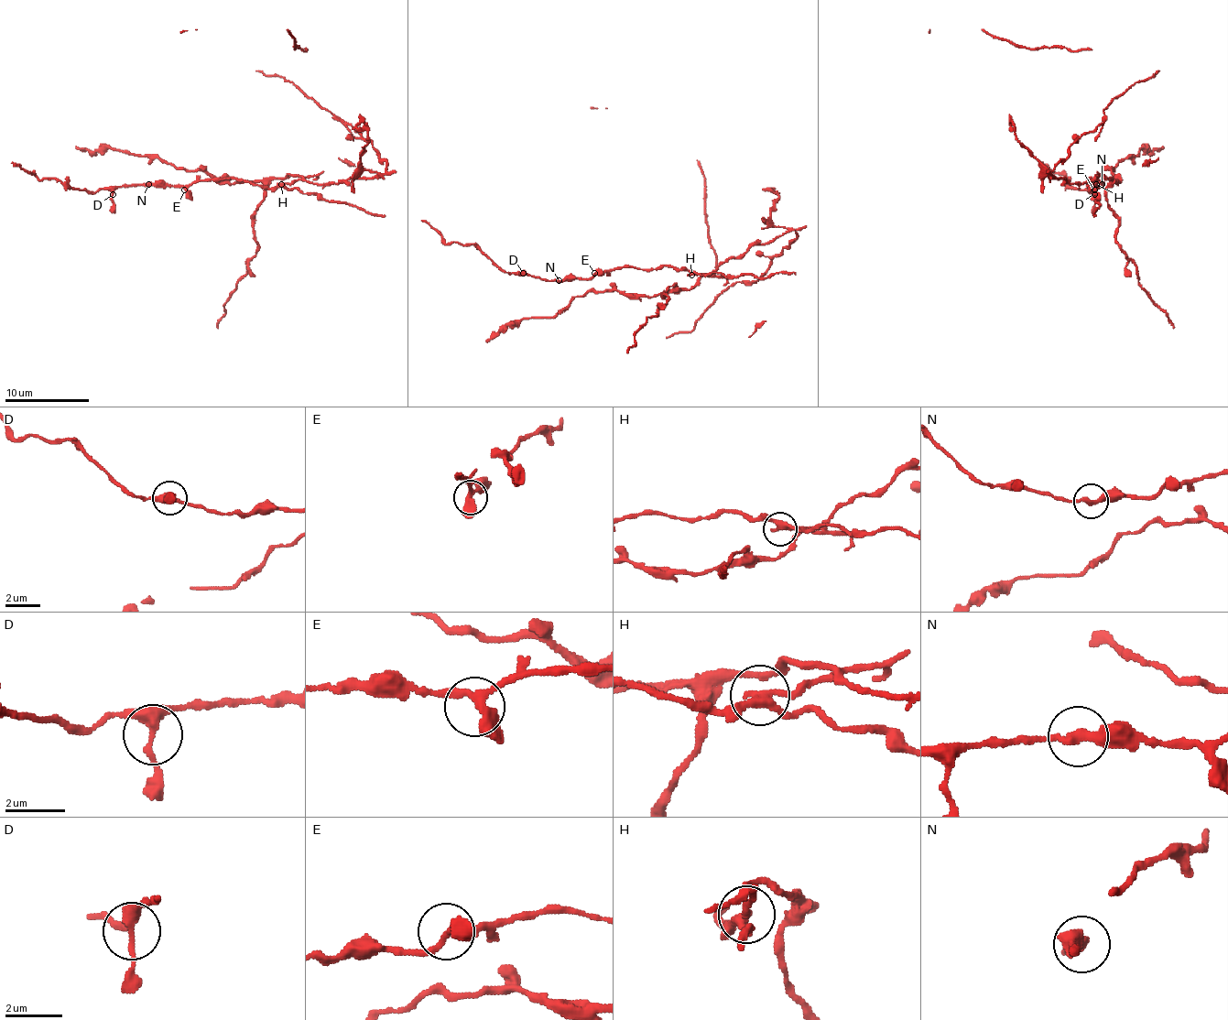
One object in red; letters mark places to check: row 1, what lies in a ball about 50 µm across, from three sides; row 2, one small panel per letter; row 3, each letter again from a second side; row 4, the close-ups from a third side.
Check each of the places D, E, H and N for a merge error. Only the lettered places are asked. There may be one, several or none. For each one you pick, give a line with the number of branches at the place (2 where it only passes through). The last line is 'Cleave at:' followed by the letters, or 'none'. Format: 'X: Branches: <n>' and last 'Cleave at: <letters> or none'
H: Branches: 3
Cleave at: H

